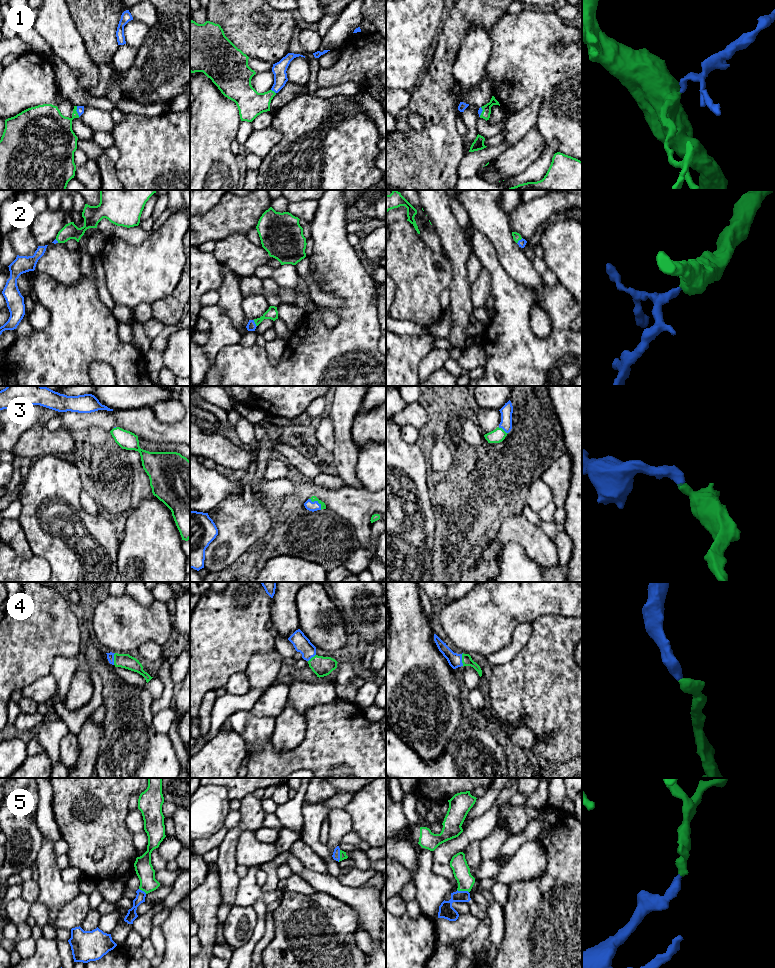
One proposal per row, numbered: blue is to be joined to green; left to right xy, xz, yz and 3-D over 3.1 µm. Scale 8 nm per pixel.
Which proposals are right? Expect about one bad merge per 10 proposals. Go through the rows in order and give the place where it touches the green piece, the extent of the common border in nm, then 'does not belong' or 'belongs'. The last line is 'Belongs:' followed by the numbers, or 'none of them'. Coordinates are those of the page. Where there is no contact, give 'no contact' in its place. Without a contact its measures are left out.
1: xy (76, 111) | 90 nm | belongs
2: xz (255, 323) | 60 nm | belongs
3: xz (318, 502) | 140 nm | belongs
4: yz (462, 659) | 100 nm | belongs
5: xz (340, 856) | 100 nm | belongs
Belongs: 1, 2, 3, 4, 5

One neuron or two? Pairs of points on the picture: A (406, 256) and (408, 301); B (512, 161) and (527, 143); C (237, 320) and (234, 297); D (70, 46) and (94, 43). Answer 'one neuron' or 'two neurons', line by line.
A: one neuron
B: one neuron
C: one neuron
D: two neurons

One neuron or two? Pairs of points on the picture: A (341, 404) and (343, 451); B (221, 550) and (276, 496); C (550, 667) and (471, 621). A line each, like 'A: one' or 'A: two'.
A: one
B: two
C: two

